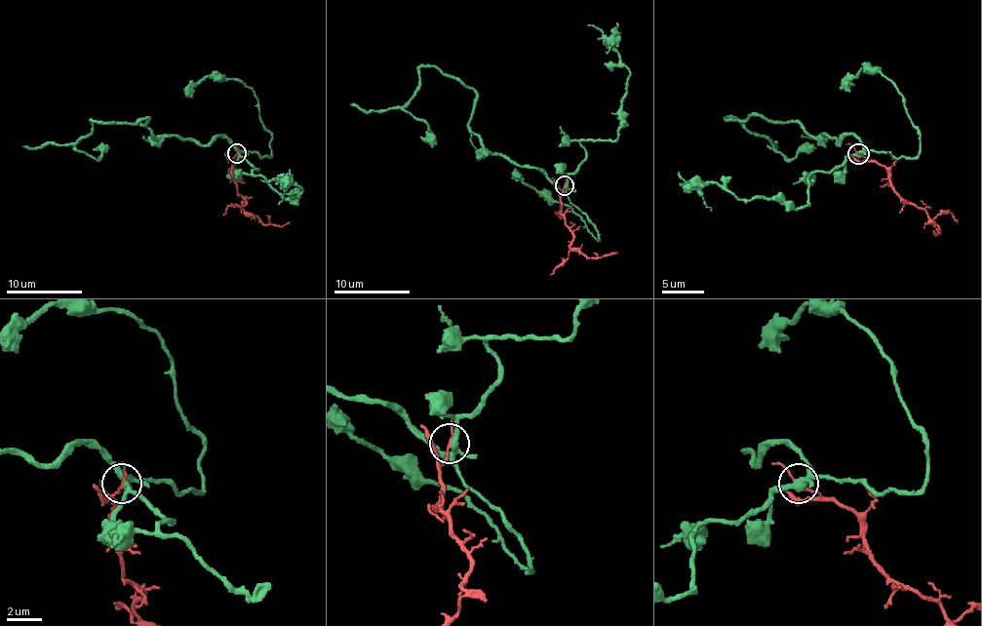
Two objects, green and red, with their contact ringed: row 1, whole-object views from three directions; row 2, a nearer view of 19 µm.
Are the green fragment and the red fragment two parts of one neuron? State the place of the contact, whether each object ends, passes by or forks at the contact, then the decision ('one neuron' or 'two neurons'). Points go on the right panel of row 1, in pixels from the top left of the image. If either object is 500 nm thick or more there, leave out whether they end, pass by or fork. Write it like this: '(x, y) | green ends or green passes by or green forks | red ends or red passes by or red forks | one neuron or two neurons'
(858, 153) | green forks | red passes by | two neurons

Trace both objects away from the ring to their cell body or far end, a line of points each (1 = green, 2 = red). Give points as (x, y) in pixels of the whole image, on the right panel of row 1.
1: (859, 153), (863, 144), (850, 134), (838, 144), (792, 121), (726, 119), (734, 117), (789, 159), (816, 149)
2: (859, 153), (876, 159), (886, 170), (890, 186), (926, 214), (939, 233), (936, 235), (932, 231)

